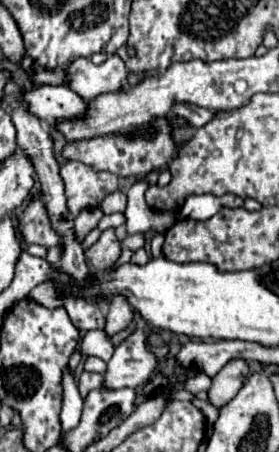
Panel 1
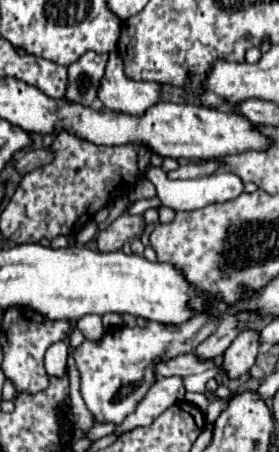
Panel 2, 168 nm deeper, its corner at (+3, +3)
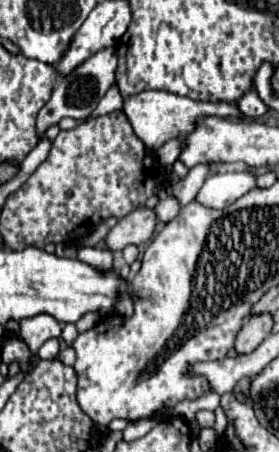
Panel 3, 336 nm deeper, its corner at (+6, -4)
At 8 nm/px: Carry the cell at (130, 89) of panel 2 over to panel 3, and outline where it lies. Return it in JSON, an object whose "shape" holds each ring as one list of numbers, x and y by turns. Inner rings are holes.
{"shape":[[142,91,138,95,130,95,130,97,124,99,122,111,128,117,128,121,132,123,132,129,136,133,136,137,150,151,156,151,168,139,182,137,188,131,192,131,194,129,194,121,198,117,218,115,218,117,230,119,230,117,238,117,240,115,238,107,232,105,232,103,202,103,202,101,192,101,188,97,180,97,180,95,174,95,174,93,168,93,168,91]]}

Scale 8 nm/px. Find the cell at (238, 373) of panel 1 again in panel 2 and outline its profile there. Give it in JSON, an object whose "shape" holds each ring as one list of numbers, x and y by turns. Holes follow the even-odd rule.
{"shape":[[243,330,231,346,225,350,223,368,229,378,239,378,255,364,259,348,259,332,257,330]]}

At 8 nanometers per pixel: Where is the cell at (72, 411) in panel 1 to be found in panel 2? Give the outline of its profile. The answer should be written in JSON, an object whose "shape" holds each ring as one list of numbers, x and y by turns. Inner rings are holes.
{"shape":[[63,340,51,344,47,348,47,354,45,354,45,368,47,368,47,374,49,376,63,376,65,374,65,366,67,366,67,354,69,354,69,348]]}

